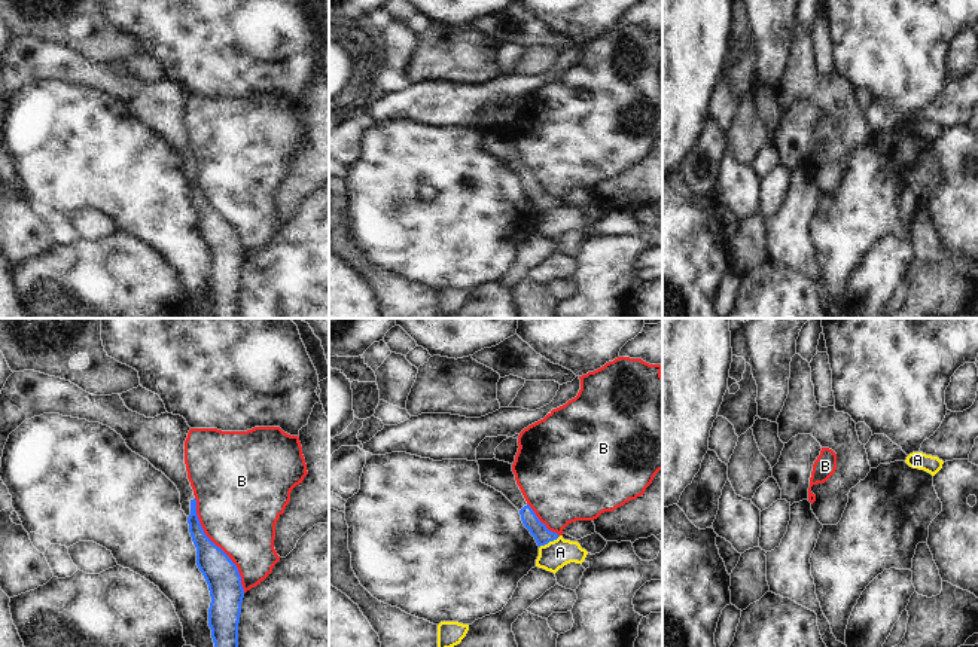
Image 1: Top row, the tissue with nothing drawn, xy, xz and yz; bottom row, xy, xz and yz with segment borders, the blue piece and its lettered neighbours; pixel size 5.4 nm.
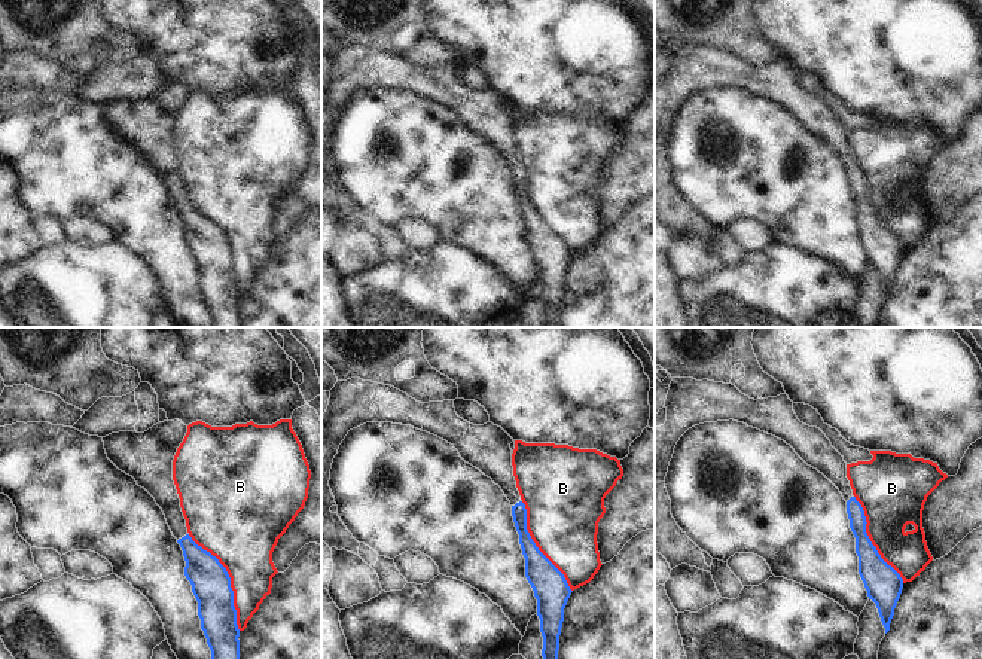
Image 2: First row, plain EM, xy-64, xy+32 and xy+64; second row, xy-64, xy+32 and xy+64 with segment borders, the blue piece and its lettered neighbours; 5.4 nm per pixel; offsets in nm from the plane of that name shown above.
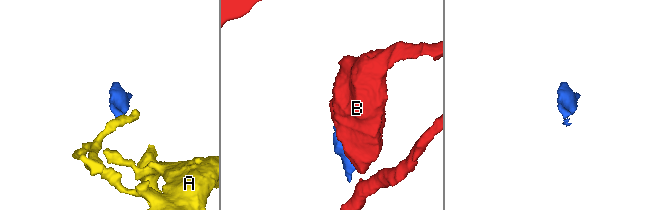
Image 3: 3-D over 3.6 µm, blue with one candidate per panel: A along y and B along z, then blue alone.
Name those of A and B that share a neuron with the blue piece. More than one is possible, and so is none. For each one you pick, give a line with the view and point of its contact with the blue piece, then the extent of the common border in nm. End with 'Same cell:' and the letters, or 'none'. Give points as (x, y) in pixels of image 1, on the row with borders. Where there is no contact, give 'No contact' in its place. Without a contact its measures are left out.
Same cell: none.

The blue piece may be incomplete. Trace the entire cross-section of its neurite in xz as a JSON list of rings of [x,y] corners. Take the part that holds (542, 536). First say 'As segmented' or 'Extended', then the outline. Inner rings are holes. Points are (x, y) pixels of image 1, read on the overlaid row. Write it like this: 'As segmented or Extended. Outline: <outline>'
Extended. Outline: [[[496,458],[478,460],[476,463],[479,466],[481,482],[502,492],[520,510],[524,527],[534,537],[539,547],[560,537],[557,532],[549,531],[527,504],[517,485],[512,464]]]

